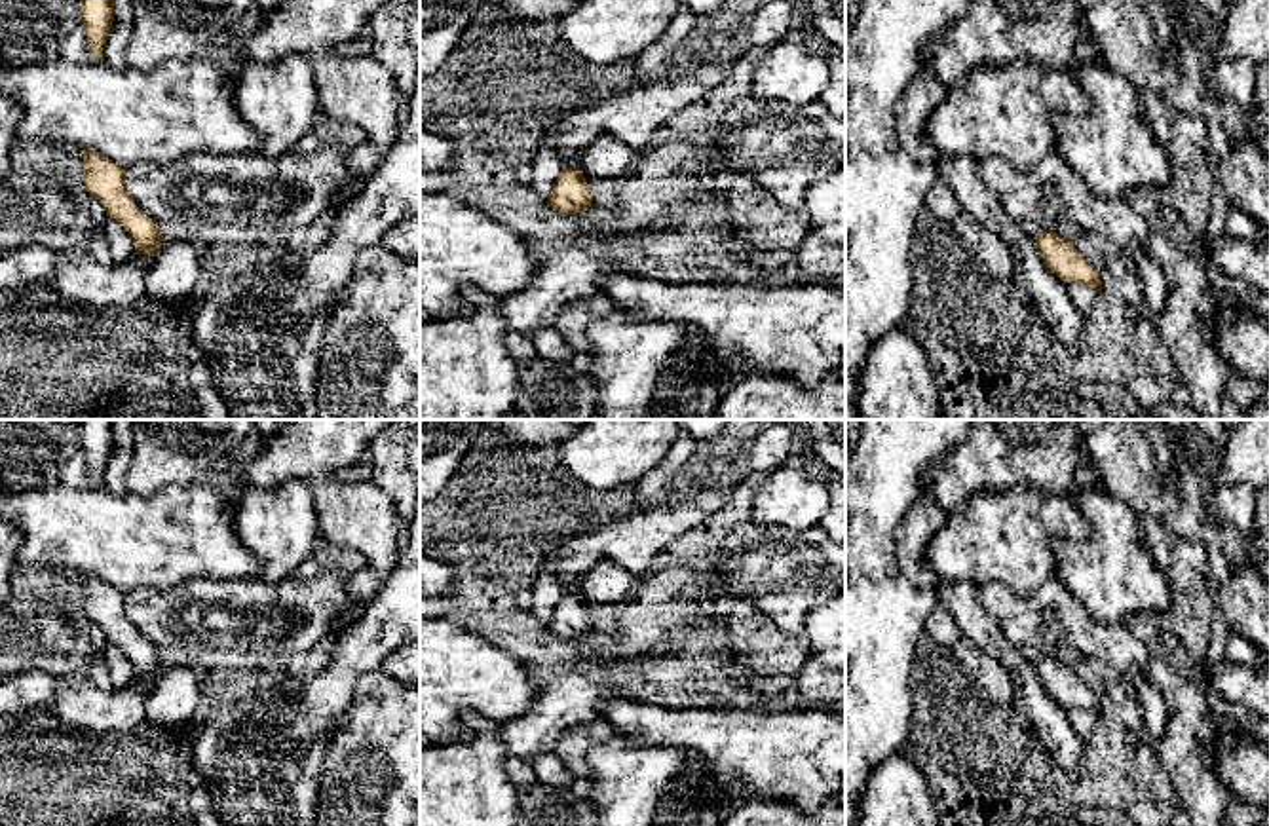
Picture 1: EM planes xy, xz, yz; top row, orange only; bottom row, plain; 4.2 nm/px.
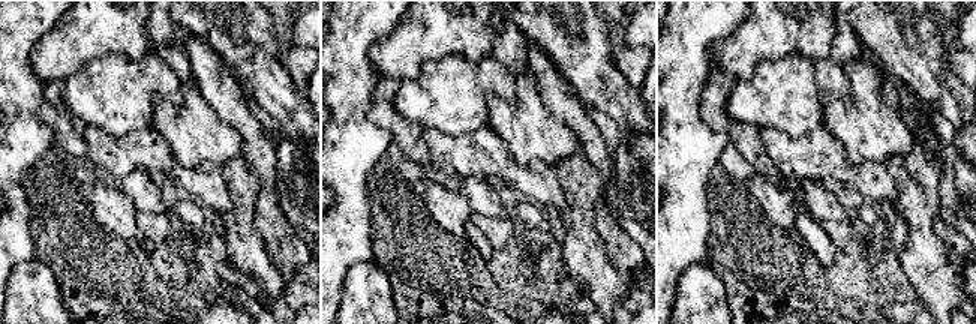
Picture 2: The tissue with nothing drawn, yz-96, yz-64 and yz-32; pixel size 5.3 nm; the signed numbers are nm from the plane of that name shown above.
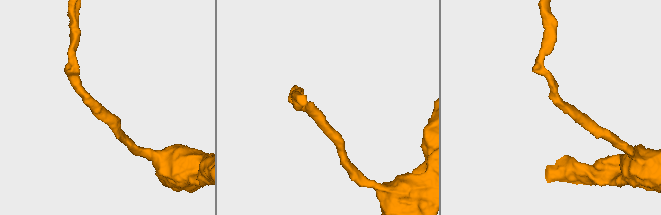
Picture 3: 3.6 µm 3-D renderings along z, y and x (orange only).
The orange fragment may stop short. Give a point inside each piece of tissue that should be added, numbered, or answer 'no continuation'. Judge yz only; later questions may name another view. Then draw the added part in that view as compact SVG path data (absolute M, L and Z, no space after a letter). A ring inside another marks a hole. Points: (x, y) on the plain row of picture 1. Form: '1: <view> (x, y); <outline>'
no continuation

